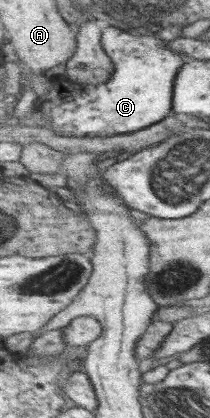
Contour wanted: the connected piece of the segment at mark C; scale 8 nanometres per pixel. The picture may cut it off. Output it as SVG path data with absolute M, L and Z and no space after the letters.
M104 25L102 31L102 46L105 53L114 62L113 75L103 84L85 84L69 80L65 76L49 78L48 90L42 98L42 103L36 109L41 109L42 114L50 118L50 126L57 135L84 137L113 137L114 135L138 132L161 122L169 116L173 108L173 84L177 78L179 68L188 62L187 56L175 53L165 48L165 41L156 35L133 35L119 27Z

